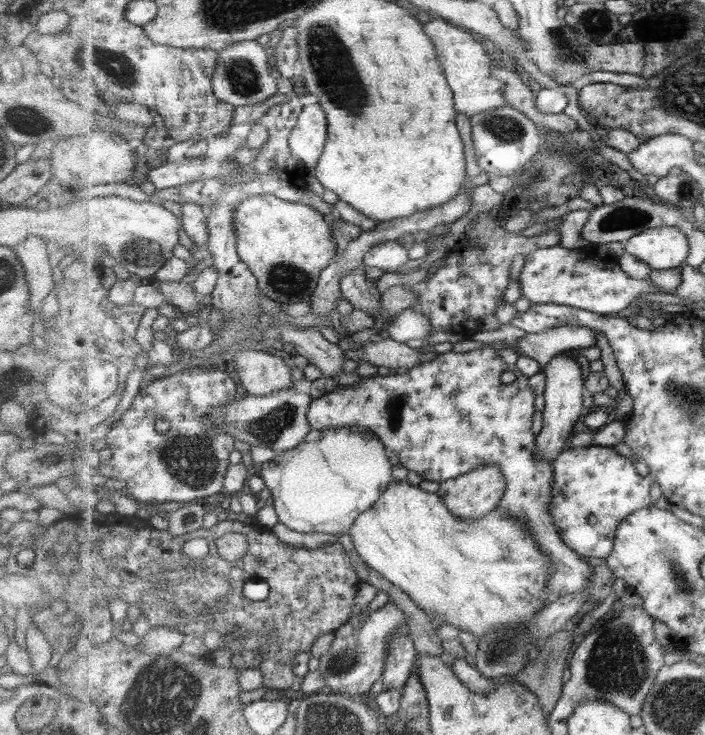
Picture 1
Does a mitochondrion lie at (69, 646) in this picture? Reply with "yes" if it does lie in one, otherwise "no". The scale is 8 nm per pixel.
no

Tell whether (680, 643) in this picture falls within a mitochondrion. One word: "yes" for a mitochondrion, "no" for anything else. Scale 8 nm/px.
no

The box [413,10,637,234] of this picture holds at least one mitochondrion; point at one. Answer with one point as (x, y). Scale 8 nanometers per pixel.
(567, 52)

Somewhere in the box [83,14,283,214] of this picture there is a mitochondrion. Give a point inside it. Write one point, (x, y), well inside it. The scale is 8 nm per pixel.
(243, 77)

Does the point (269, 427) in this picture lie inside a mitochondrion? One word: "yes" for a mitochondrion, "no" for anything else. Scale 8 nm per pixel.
yes

